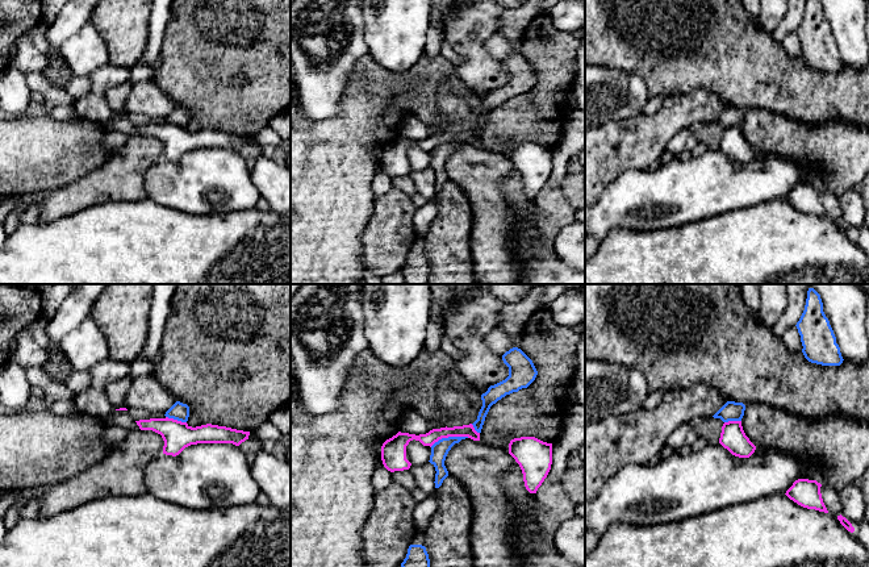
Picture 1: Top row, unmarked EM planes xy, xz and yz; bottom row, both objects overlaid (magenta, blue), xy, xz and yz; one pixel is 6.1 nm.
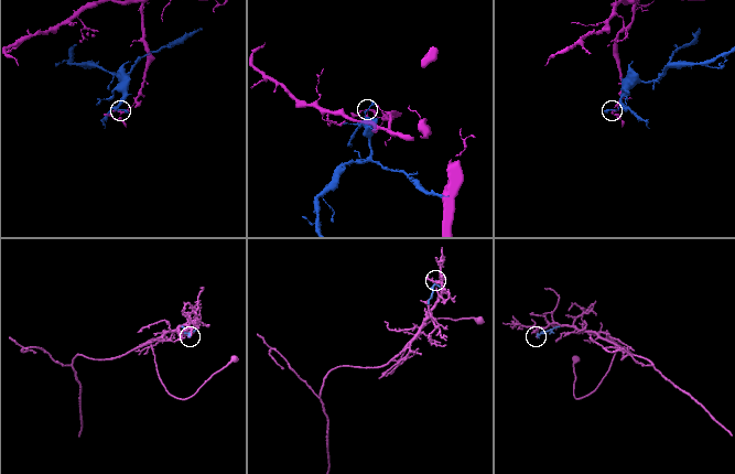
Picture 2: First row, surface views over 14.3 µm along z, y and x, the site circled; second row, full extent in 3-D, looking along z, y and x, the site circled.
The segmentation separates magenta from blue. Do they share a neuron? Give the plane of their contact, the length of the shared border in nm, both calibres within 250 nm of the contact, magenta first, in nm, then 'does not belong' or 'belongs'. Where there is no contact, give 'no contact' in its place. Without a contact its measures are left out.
xz | 240 nm | 80/110 nm | does not belong

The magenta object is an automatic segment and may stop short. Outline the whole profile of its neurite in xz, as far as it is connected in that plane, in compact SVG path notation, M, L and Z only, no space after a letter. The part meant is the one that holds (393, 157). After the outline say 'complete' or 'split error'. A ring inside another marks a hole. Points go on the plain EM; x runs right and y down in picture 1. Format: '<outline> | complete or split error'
M472 129L433 134L429 138L419 141L398 137L381 151L383 170L390 178L409 175L411 168L406 164L406 151L410 146L415 145L423 151L431 153L439 145L448 142L468 142L473 146L480 146L480 138L475 136Z | complete

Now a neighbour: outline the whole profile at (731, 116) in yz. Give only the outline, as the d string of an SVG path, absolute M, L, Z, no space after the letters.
M727 107L713 122L723 128L741 126L745 111L743 108Z

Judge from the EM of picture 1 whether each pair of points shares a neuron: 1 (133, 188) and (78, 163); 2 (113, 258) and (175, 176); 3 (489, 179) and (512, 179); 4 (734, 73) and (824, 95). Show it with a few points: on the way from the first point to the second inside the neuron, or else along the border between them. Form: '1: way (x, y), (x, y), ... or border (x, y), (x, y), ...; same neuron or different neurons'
1: border (107, 158), (97, 167), (65, 184); different neurons
2: border (147, 196), (186, 213); different neurons
3: border (514, 166), (501, 182), (501, 190), (512, 208); different neurons
4: way (756, 73), (802, 94); same neuron

